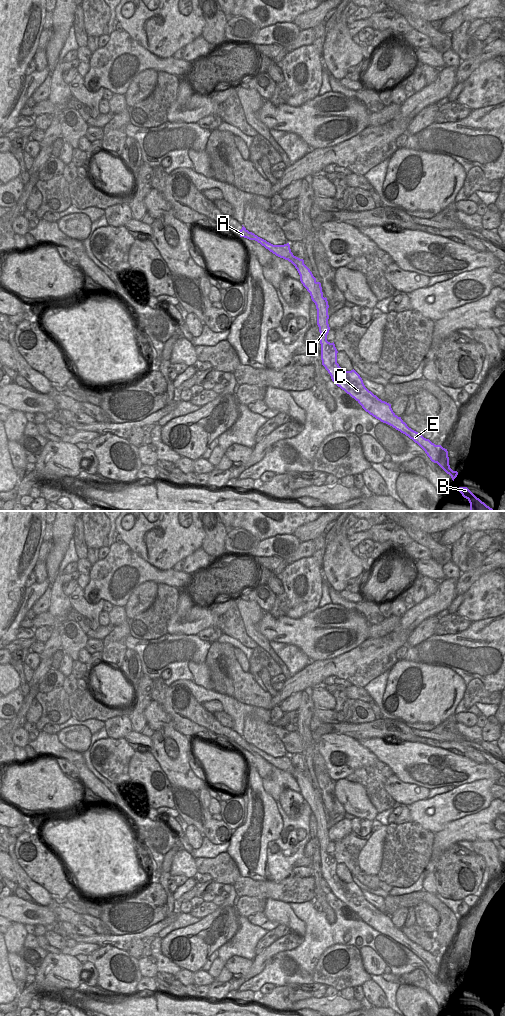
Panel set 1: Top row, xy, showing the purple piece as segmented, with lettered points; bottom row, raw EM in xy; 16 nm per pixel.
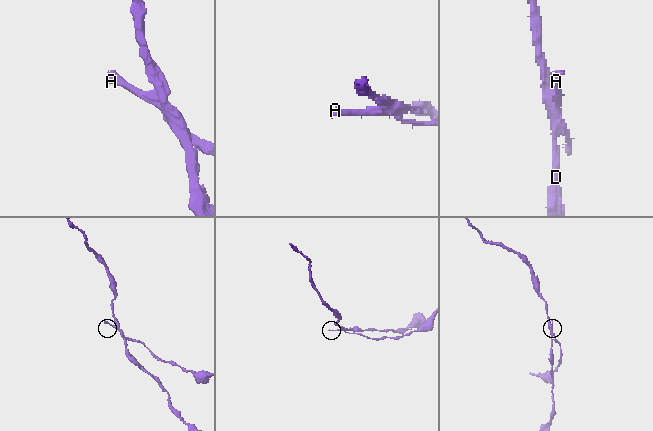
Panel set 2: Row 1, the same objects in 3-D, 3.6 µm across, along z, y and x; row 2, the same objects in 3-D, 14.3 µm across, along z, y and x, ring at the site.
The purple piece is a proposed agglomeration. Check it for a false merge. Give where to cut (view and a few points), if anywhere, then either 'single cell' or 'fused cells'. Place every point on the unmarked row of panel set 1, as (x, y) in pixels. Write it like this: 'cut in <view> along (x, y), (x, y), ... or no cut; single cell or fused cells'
cut in xy along (293, 768), (294, 776); fused cells

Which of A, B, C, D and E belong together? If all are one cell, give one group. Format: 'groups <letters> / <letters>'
groups A / B C D E

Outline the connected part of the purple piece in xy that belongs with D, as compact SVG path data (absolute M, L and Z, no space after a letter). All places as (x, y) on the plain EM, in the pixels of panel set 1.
M294 768L294 778L300 787L300 793L310 805L312 813L317 821L317 837L320 844L322 877L328 883L332 893L354 910L362 920L370 927L386 935L417 955L427 966L430 972L437 975L454 993L458 984L453 983L449 977L447 961L441 957L435 957L429 951L424 950L418 944L412 942L392 922L391 916L382 913L369 903L360 887L353 881L346 883L337 875L337 861L334 854L327 853L330 839L328 836L328 813L323 809L321 795L316 793L310 781L304 776L304 772Z

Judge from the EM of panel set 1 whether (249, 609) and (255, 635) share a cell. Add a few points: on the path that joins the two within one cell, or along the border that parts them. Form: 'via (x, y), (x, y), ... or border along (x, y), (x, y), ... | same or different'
via (251, 615), (252, 629) | same

